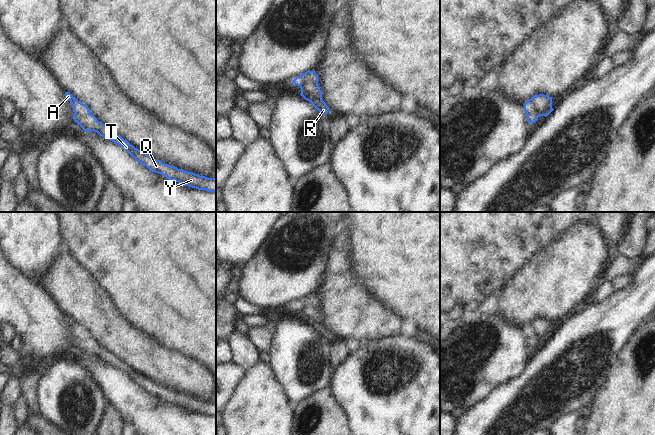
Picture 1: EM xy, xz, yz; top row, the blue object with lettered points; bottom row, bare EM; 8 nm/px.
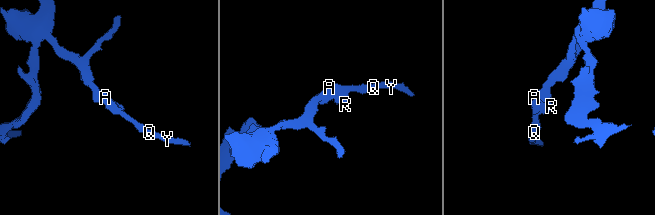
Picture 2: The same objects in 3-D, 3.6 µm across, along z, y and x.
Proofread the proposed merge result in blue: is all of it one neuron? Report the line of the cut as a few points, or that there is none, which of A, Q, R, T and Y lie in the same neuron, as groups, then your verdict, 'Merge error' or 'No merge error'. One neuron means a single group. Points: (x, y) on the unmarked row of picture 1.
Split along xz (311, 295), (309, 302), (317, 307). Groups: A R / Q T Y. Merge error.

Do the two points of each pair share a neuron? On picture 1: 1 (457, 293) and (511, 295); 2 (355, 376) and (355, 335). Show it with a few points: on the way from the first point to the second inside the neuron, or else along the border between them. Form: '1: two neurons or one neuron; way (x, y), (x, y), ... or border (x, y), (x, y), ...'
1: two neurons; border (520, 268), (505, 286)
2: two neurons; border (378, 338), (350, 345)

